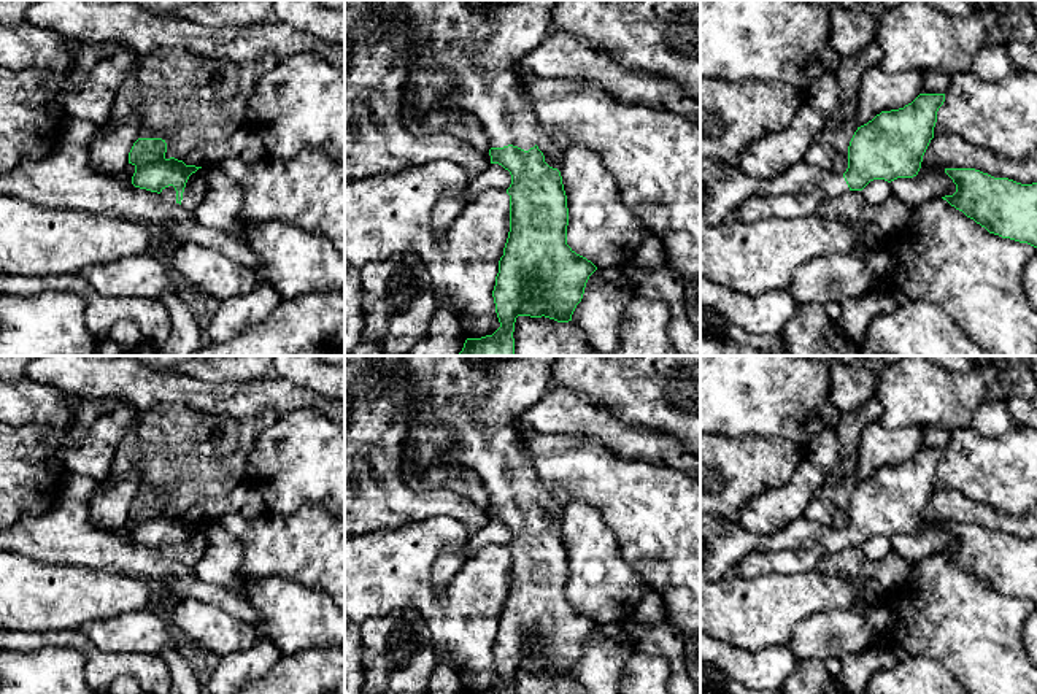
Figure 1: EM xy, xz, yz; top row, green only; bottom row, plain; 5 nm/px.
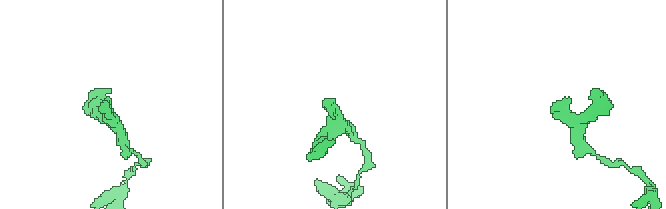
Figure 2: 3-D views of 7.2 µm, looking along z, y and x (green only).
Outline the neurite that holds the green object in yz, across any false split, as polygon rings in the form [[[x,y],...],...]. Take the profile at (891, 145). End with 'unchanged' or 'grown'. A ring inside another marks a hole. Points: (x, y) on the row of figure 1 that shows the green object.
[[[919,94],[904,108],[881,111],[867,124],[858,127],[848,146],[848,168],[843,175],[800,160],[783,175],[765,179],[748,176],[738,164],[700,159],[700,227],[723,224],[734,216],[745,200],[758,195],[819,192],[824,200],[831,200],[846,191],[862,191],[873,179],[891,183],[897,178],[916,176],[923,156],[934,138],[937,111],[943,102],[945,94]]]; grown

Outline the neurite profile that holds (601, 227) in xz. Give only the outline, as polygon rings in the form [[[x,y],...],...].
[[[584,145],[562,152],[561,176],[567,195],[567,245],[597,268],[632,259],[650,230],[621,200],[619,187],[599,154]]]

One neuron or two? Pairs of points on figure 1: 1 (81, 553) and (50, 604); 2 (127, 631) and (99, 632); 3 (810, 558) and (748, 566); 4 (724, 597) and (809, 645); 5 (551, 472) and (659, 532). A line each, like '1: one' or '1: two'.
1: two
2: one
3: one
4: two
5: one

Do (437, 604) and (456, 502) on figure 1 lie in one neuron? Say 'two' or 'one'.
two

